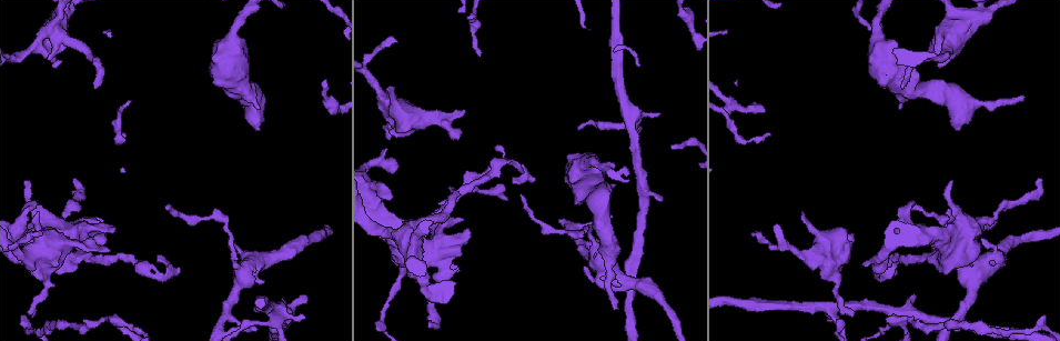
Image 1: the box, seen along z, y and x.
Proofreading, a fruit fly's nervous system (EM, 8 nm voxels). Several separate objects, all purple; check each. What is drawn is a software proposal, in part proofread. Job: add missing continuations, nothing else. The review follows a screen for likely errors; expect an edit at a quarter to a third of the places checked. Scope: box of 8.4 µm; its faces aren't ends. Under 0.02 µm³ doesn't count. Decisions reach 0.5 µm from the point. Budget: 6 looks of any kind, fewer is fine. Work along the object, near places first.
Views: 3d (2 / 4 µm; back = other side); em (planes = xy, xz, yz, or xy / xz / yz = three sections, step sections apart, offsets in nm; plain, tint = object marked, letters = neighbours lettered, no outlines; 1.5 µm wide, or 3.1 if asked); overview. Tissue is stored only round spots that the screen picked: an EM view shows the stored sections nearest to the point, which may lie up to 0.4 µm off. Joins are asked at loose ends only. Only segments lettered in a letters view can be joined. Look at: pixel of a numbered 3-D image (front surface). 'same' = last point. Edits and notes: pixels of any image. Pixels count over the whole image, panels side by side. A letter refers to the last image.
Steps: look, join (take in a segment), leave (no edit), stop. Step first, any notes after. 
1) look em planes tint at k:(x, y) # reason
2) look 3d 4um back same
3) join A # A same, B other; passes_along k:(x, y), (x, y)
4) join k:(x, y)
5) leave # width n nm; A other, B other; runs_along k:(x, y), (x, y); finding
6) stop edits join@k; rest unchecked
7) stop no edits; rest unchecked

look 3d 2um at 1:(613, 215) # tapers out

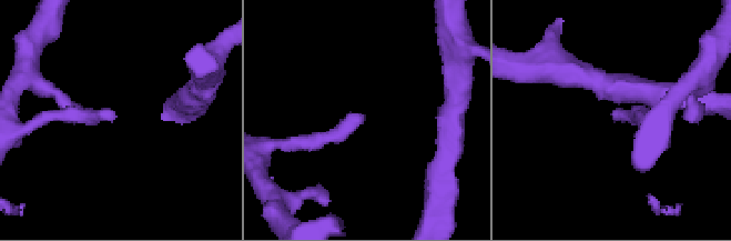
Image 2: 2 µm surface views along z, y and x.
look em xy step 8 letters at 2:(364, 117)

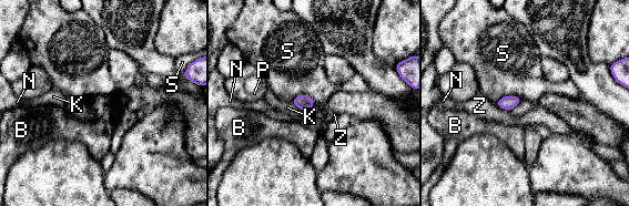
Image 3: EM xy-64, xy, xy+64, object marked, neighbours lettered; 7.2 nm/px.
leave # B other, K other, N other, P other, S other, Z other; border 3:(494, 102), (498, 106), (510, 111); none of them fits

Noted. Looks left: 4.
look em yz step 4 letters at 1:(451, 189) # thin end

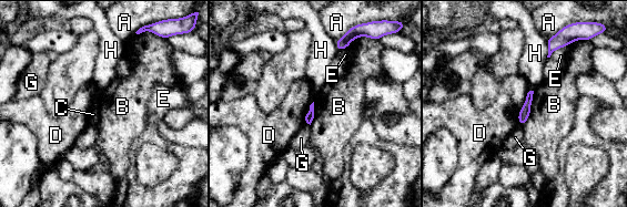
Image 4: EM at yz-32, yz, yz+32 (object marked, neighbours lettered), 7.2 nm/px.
look em planes letters same

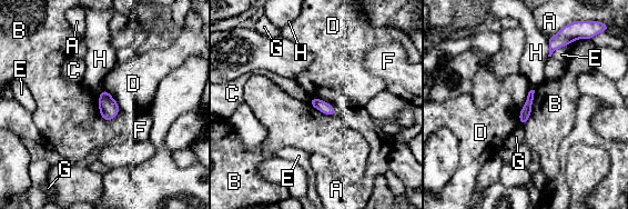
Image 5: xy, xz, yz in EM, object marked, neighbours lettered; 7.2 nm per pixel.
leave # A other, B other, C other, D other, E other, F other, G other, H other; border 5:(535, 90), (530, 117), (524, 126); no lettered segment goes on from it

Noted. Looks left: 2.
look em planes letters at 1:(34, 314) # thin end

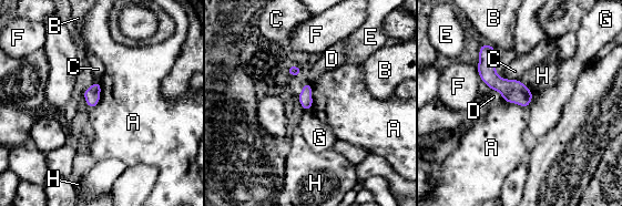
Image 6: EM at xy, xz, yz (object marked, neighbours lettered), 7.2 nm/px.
leave # A other, B other, C other, D other, E other, F other, G other, H other; runs_along 6:(486, 48), (487, 71), (526, 104); none of them fits

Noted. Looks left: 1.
stop no edits; rest unchecked

